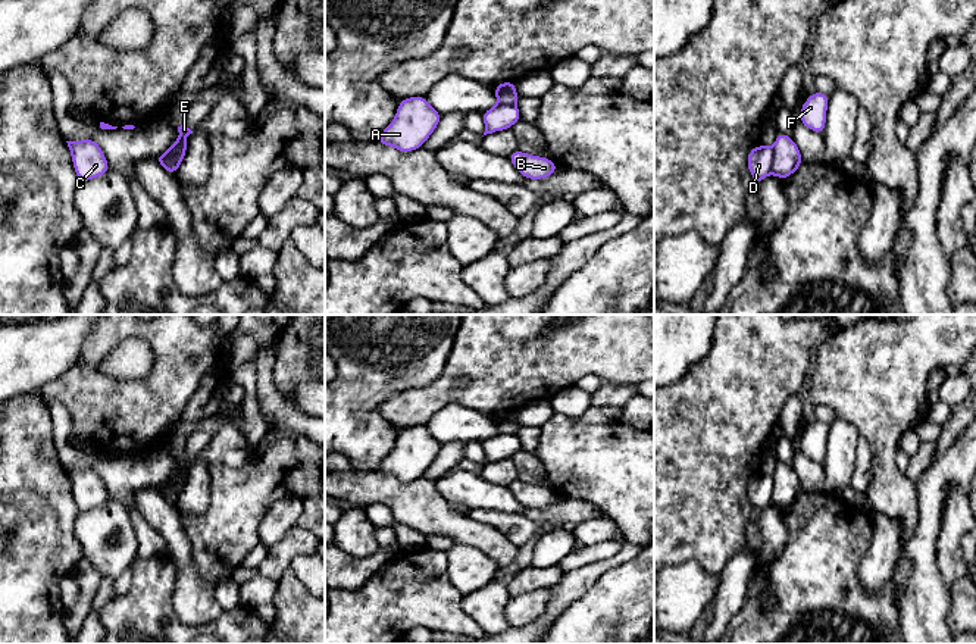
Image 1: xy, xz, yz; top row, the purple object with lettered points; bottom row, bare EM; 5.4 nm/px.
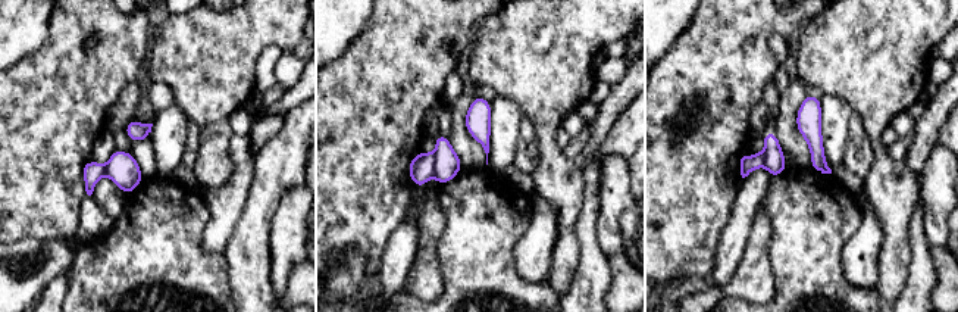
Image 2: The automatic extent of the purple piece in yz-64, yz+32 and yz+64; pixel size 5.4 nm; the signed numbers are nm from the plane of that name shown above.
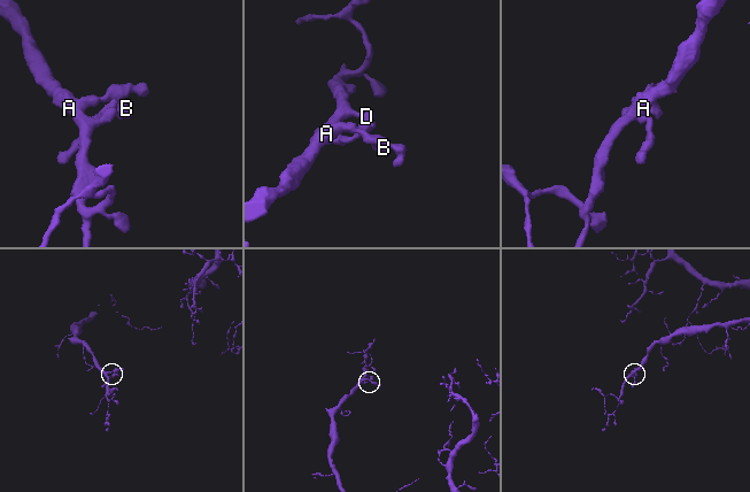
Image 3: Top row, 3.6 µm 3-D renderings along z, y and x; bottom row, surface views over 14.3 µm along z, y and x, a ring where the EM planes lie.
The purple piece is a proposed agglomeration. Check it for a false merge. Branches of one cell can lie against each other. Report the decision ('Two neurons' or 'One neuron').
Two neurons

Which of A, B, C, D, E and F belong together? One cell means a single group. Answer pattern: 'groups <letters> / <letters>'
groups A B C D F / E

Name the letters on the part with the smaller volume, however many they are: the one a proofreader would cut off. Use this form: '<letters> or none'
E

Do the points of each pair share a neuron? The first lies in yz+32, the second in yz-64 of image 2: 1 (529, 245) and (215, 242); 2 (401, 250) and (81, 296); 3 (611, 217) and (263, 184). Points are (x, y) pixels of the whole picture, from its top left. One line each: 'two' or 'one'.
1: one
2: two
3: two

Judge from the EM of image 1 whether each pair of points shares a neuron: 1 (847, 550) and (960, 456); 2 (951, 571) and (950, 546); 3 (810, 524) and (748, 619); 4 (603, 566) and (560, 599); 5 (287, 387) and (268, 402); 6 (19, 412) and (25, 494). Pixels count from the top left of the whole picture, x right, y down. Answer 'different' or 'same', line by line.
1: different
2: same
3: same
4: same
5: different
6: same

